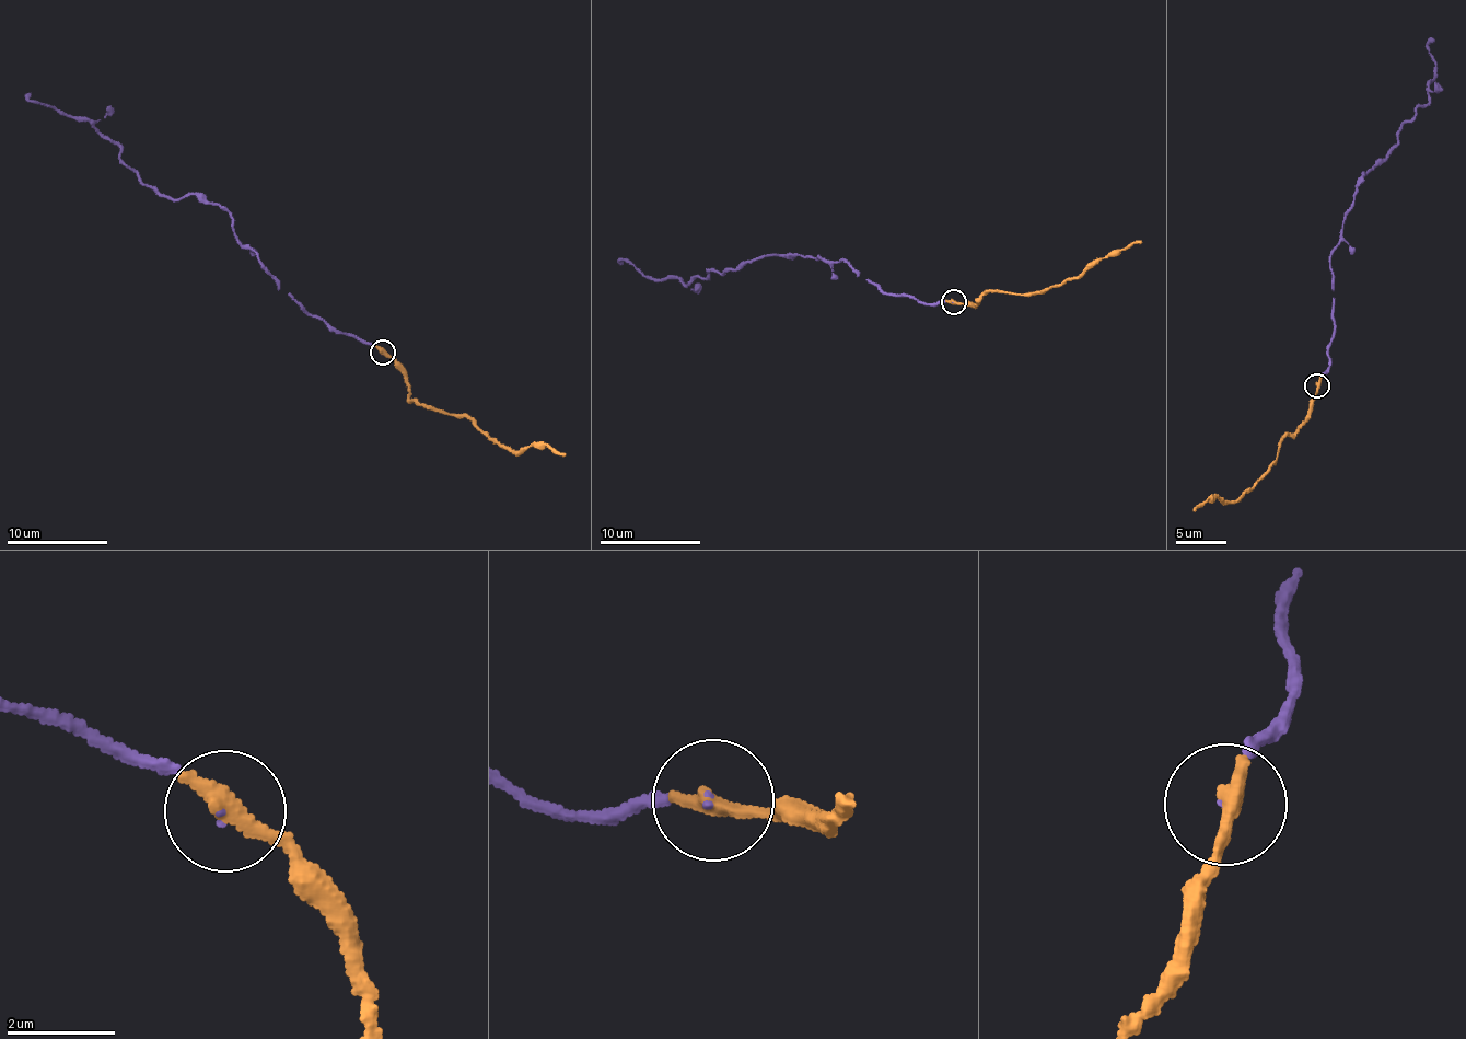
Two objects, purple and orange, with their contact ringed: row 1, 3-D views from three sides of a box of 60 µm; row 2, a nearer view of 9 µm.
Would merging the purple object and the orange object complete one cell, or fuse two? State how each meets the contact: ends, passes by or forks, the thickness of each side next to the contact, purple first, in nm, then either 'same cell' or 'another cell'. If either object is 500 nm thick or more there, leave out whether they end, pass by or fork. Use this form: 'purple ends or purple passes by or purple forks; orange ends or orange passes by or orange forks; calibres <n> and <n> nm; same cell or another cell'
purple ends; orange ends; calibres 40 and 400 nm; same cell

